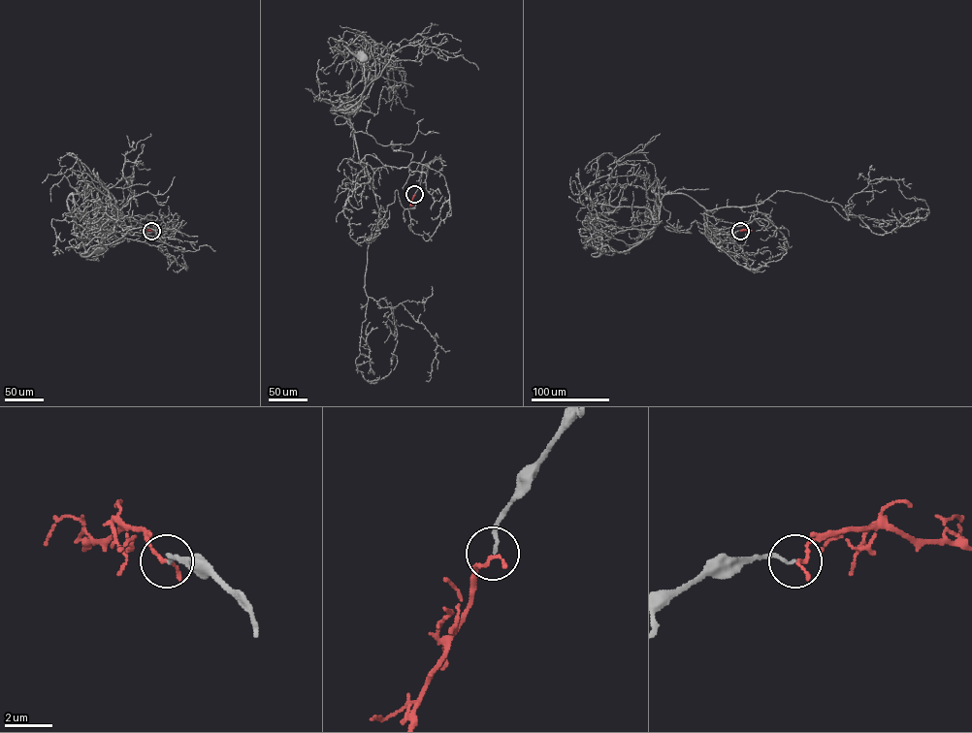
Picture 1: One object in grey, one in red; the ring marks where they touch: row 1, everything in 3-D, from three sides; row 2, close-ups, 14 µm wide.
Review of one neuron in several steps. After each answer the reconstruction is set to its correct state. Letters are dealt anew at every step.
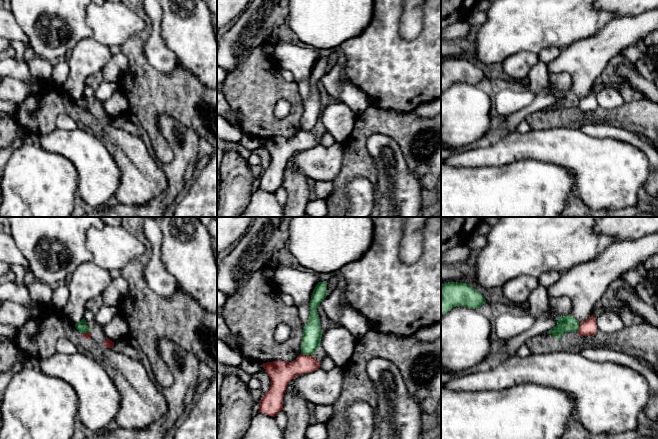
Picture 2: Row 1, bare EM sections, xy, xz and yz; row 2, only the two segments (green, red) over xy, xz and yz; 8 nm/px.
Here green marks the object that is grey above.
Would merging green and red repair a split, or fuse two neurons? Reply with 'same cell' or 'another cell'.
another cell

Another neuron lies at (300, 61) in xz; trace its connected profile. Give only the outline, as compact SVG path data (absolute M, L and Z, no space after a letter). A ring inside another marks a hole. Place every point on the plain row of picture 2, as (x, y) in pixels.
M280 39L274 47L273 57L281 68L293 73L296 82L310 83L311 71L318 60L315 50L300 47L290 40Z

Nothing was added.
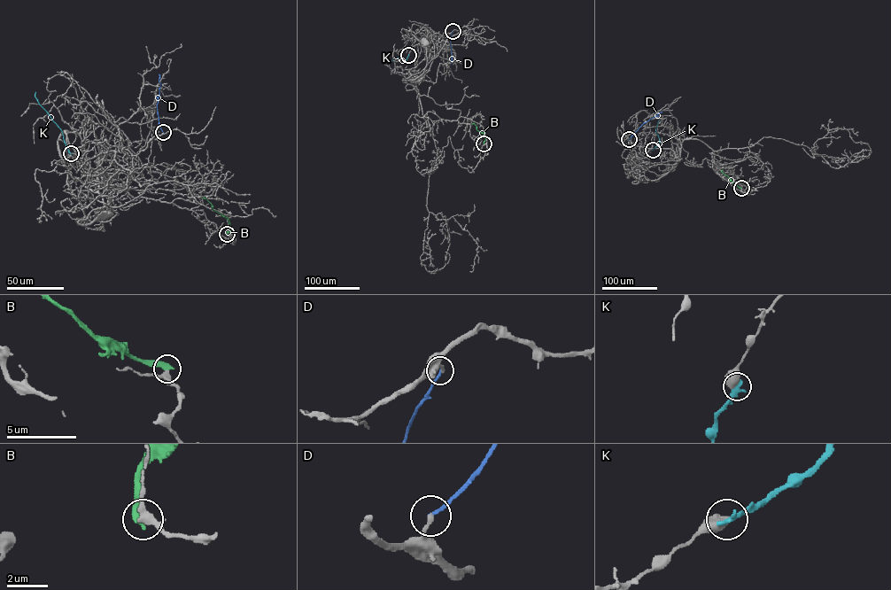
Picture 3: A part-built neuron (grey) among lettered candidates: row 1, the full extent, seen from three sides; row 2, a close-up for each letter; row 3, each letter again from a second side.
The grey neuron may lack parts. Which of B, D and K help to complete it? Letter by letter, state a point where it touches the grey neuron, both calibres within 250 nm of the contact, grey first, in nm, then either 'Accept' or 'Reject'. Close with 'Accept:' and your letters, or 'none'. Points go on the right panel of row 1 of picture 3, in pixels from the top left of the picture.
B: Touches grey at (741, 188). Thickness 320 nm (grey) against 380 nm. Reject
D: Touches grey at (629, 139). Thickness 200 nm (grey) against 140 nm. Reject
K: Touches grey at (653, 150). Thickness 700 nm (grey) against 320 nm. Reject
Accept: none

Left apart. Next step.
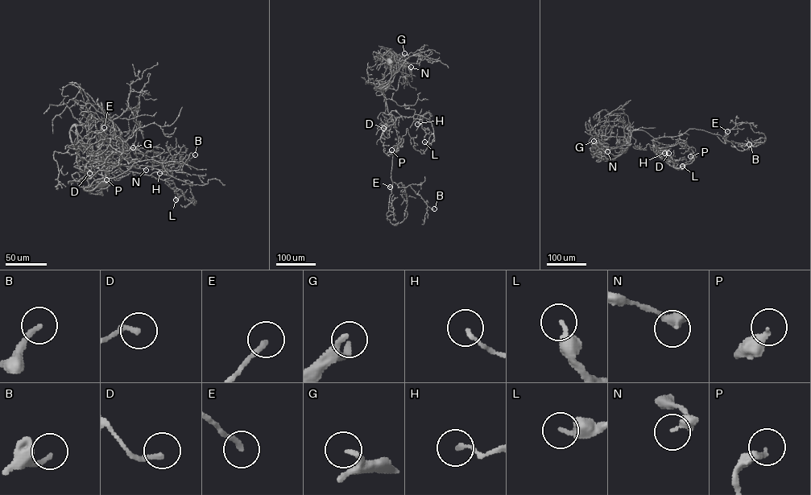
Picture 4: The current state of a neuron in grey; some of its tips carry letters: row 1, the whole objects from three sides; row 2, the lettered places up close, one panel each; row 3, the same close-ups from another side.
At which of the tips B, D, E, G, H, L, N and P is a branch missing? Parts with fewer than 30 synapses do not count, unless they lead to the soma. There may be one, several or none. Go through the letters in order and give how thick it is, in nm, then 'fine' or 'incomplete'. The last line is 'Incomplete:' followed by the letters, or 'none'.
B: 190 nm thick; fine
D: 200 nm thick; fine
E: 200 nm thick; fine
G: 240 nm thick; incomplete
H: 150 nm thick; fine
L: 320 nm thick; fine
N: 280 nm thick; fine
P: 240 nm thick; fine
Incomplete: G

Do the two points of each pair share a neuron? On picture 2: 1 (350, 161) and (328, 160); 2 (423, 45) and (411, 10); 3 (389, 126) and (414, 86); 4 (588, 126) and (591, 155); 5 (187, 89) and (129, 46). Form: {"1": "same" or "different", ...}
{"1": "different", "2": "different", "3": "different", "4": "different", "5": "same"}

